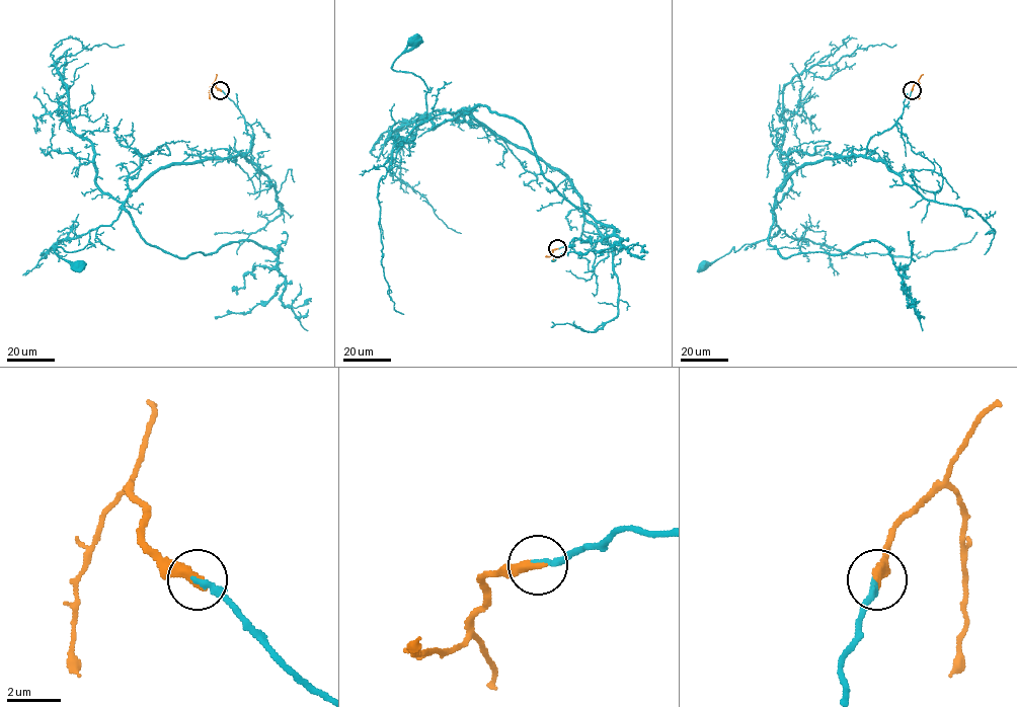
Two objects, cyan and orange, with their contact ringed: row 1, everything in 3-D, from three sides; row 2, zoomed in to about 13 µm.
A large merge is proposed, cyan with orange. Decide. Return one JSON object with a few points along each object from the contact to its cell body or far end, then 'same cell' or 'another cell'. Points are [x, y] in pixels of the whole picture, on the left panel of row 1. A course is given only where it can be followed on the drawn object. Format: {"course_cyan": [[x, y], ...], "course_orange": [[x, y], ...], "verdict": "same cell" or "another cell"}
{"course_cyan": [[221, 90], [244, 121], [250, 150], [160, 167], [114, 220], [91, 230], [89, 244], [55, 250], [78, 265]], "course_orange": [[221, 90], [213, 83], [210, 99]], "verdict": "same cell"}

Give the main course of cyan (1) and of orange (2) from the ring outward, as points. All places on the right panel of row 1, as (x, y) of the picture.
1: (912, 90), (864, 154), (804, 163), (788, 178), (776, 192), (775, 236), (705, 265)
2: (912, 90), (919, 83), (918, 99)

